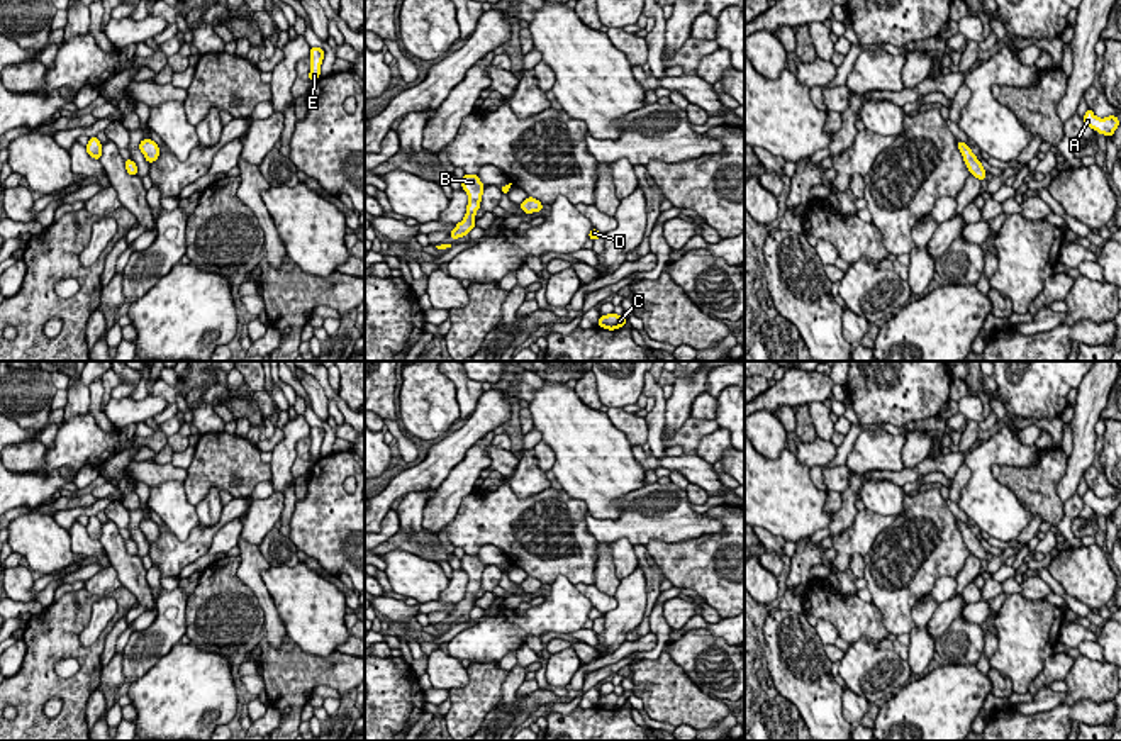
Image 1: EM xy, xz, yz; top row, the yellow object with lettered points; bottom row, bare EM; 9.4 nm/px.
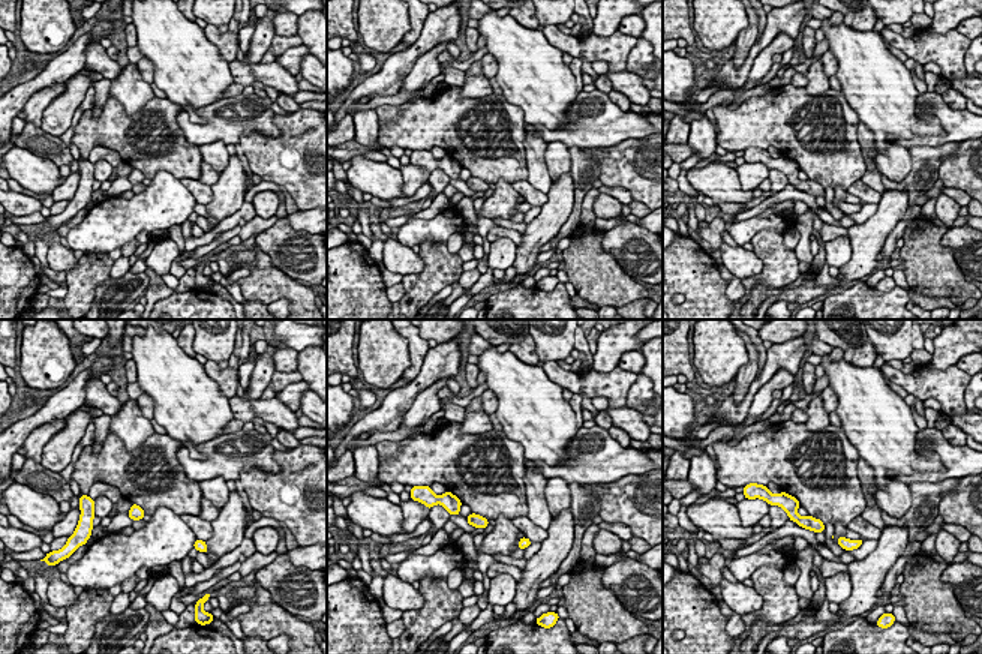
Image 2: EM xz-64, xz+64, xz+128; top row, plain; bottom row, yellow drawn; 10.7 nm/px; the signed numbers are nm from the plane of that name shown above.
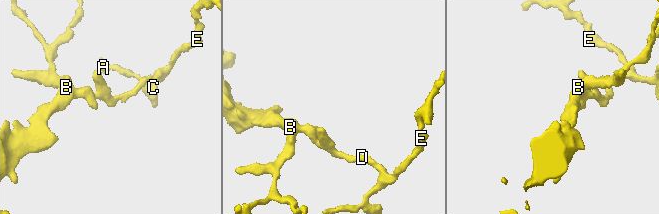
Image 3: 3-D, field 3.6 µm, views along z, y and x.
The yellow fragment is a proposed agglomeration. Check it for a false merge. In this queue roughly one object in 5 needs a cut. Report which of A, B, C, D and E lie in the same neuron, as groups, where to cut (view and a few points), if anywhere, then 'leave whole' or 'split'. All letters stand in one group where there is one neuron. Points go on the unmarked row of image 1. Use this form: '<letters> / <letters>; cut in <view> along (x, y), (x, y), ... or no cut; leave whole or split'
A B C D E; no cut; leave whole

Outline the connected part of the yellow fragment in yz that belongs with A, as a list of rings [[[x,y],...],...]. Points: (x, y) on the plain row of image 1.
[[[1087,488],[1087,492],[1084,493],[1084,507],[1096,509],[1099,514],[1104,514],[1106,517],[1109,517],[1119,507],[1119,499],[1114,495],[1099,499],[1094,495],[1090,488]]]

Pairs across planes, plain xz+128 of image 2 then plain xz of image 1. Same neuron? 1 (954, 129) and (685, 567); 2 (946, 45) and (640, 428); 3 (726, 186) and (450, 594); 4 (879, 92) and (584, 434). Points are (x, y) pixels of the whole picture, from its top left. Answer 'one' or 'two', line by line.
1: two
2: one
3: two
4: one

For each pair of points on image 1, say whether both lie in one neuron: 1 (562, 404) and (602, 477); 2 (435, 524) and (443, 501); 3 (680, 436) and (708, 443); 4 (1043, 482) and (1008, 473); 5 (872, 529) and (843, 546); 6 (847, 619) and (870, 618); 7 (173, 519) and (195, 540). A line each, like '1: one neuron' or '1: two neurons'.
1: one neuron
2: one neuron
3: two neurons
4: one neuron
5: one neuron
6: one neuron
7: two neurons

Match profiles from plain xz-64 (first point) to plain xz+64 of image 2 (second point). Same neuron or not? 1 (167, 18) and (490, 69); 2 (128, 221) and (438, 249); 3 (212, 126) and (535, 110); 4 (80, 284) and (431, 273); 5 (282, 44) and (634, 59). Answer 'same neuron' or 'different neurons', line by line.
1: different neurons
2: different neurons
3: different neurons
4: same neuron
5: different neurons

